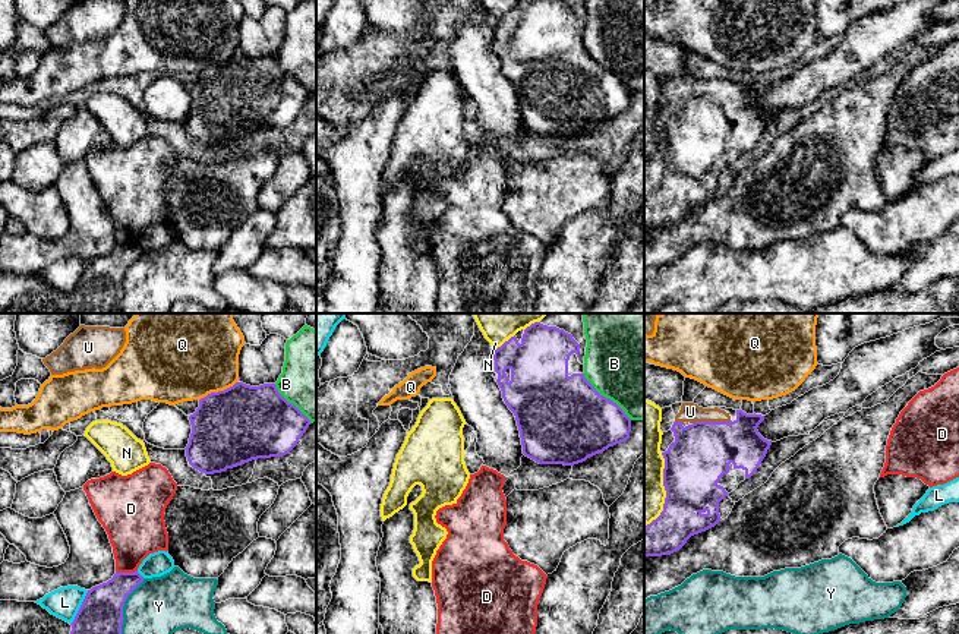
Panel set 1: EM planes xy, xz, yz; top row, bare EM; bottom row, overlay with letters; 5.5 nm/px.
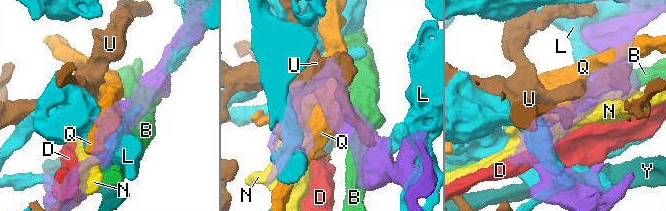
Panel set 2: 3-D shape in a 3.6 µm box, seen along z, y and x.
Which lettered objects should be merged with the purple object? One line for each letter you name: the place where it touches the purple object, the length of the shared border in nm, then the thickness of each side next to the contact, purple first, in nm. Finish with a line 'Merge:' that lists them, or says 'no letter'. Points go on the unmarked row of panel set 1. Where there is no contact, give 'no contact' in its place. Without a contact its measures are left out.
U: meets purple in yz at (710, 94); contact 200 nm long; 320 nm thick on the purple side, 110 nm on the other
Merge: U

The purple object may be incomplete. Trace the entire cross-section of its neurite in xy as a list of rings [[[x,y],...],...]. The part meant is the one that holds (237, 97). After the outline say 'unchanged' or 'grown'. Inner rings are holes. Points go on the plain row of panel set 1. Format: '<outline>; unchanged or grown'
[[[243,54],[201,70],[189,92],[192,105],[184,120],[186,129],[193,141],[205,146],[221,145],[258,130],[283,129],[297,117],[310,97],[310,92],[278,64],[275,56],[250,59]]]; unchanged

